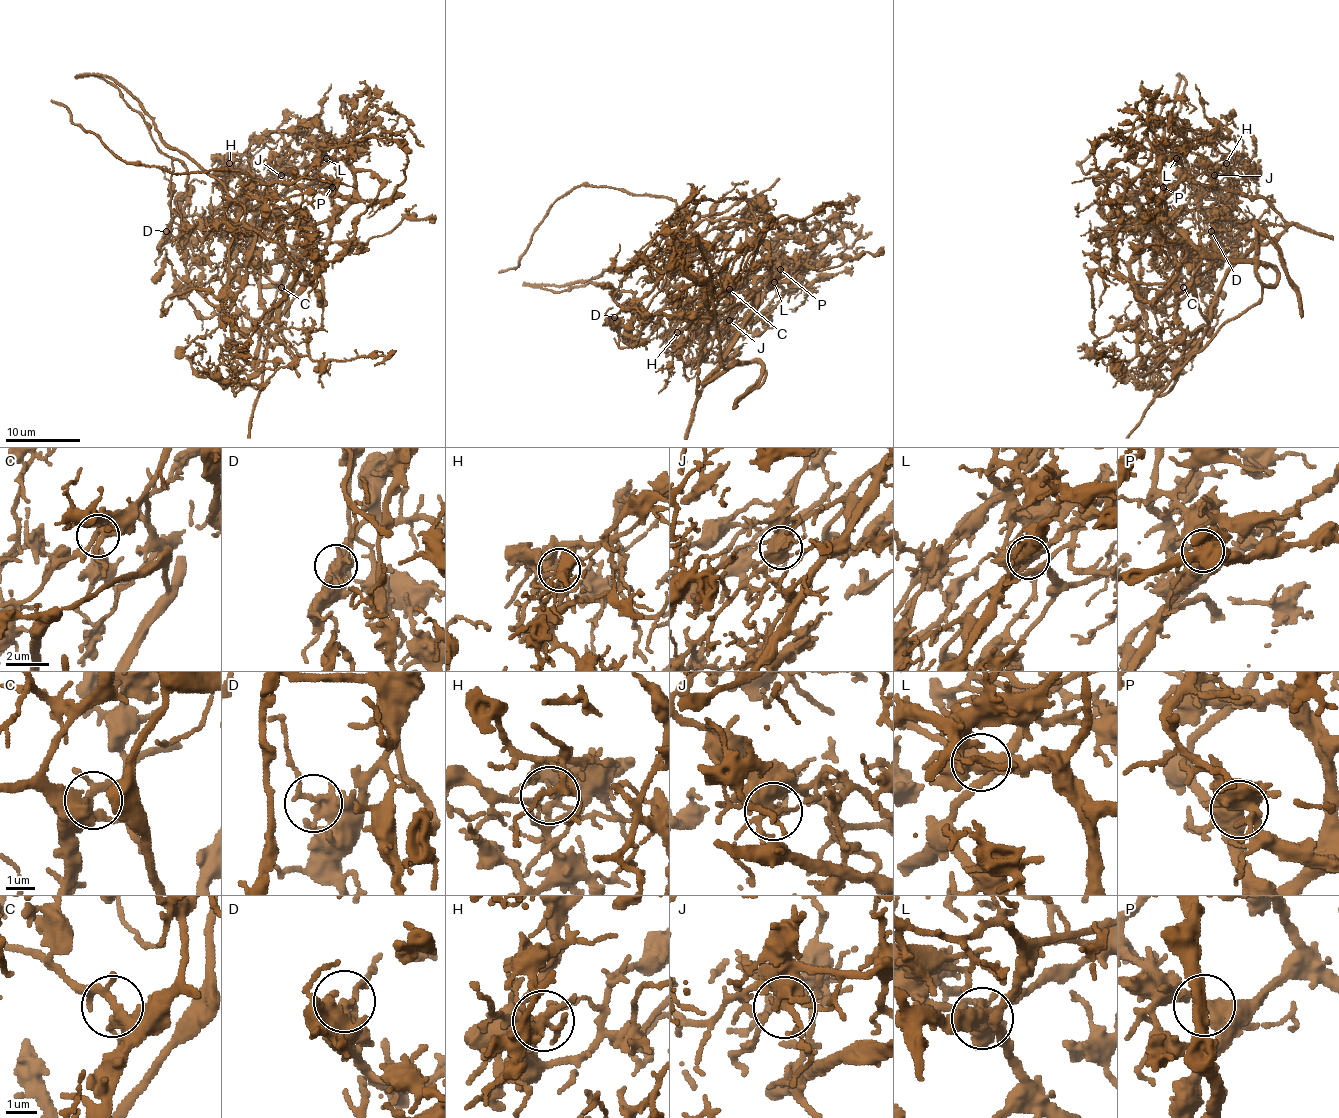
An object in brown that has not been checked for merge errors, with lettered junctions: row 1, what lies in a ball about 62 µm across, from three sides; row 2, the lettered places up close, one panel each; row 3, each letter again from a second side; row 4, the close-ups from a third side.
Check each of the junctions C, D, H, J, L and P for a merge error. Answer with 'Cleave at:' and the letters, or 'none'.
Cleave at: H, L, P

